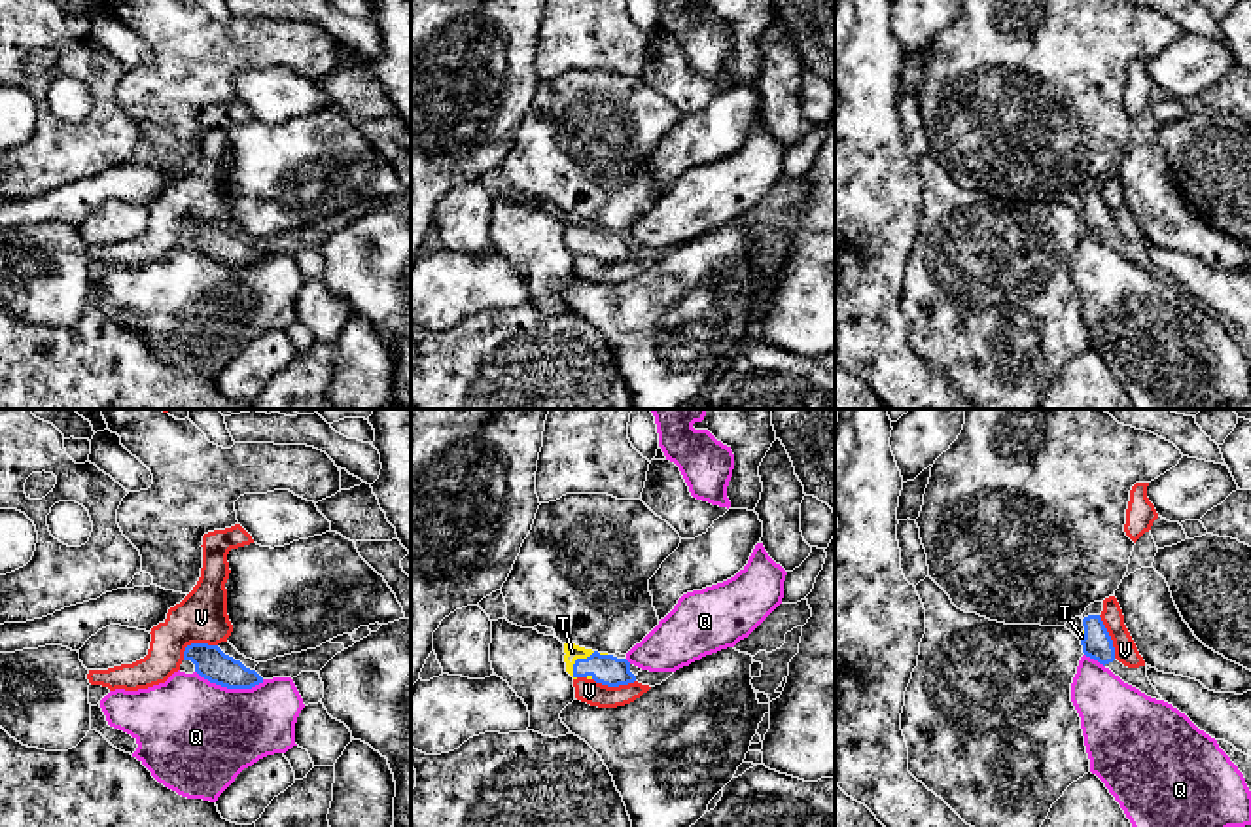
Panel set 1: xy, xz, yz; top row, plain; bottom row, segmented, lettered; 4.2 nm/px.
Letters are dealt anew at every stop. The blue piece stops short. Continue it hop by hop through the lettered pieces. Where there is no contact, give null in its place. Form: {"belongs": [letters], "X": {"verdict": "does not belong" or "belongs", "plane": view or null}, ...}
{"belongs": ["T"], "Q": {"verdict": "does not belong", "plane": "xy"}, "T": {"verdict": "belongs", "plane": "xz"}, "V": {"verdict": "does not belong", "plane": "xy"}}

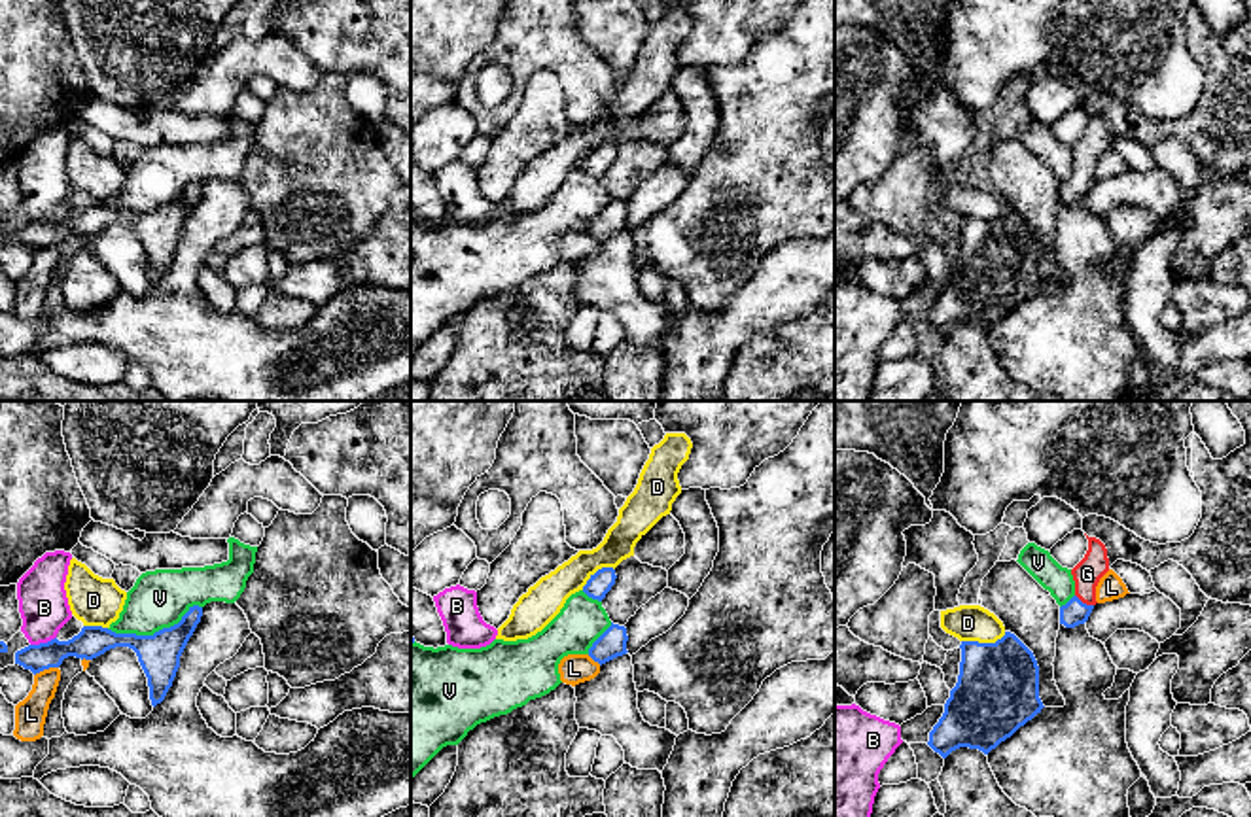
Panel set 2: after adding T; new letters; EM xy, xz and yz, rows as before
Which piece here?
{"belongs": ["G"], "B": {"verdict": "does not belong", "plane": "xy"}, "D": {"verdict": "does not belong", "plane": "yz"}, "G": {"verdict": "belongs", "plane": "yz"}, "L": {"verdict": "does not belong", "plane": "xy"}, "V": {"verdict": "does not belong", "plane": "xy"}}

